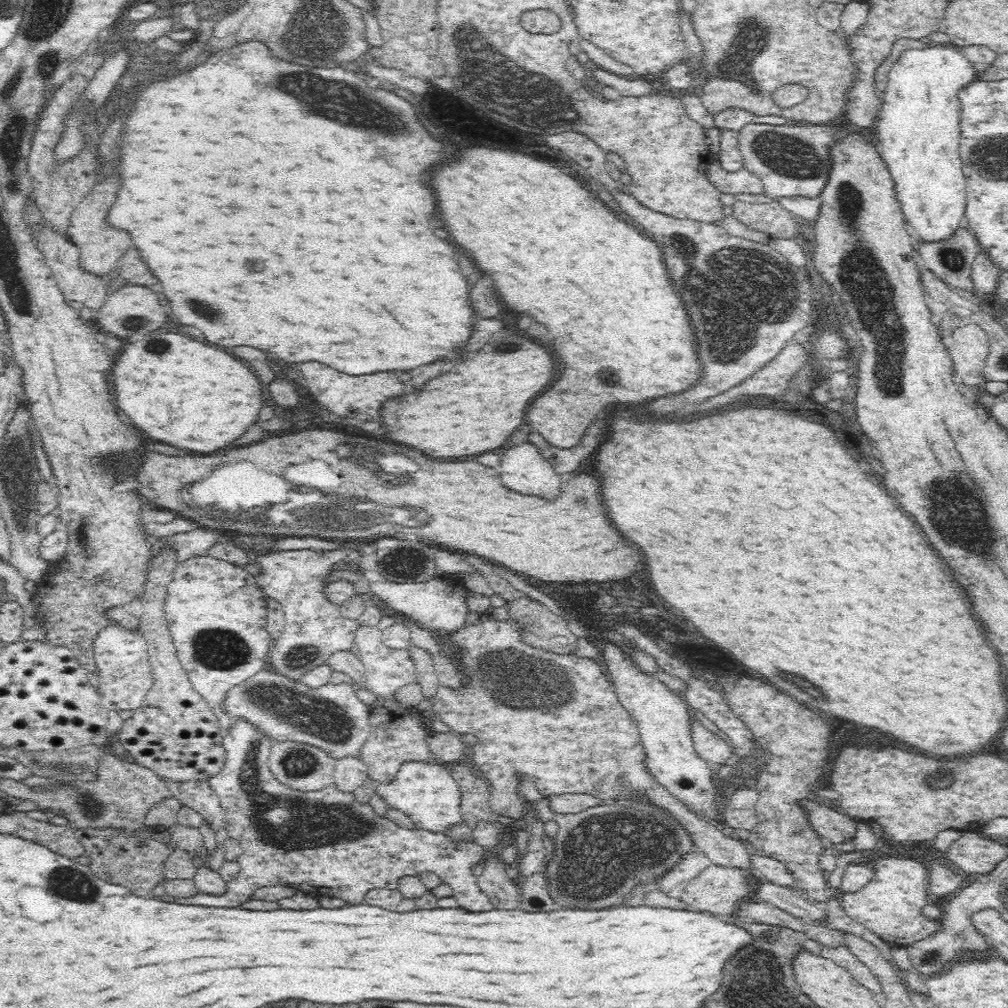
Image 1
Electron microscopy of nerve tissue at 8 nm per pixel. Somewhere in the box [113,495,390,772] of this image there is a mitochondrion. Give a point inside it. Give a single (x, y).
(319, 717)

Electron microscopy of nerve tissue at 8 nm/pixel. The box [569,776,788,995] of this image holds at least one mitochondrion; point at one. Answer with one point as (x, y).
(778, 972)

